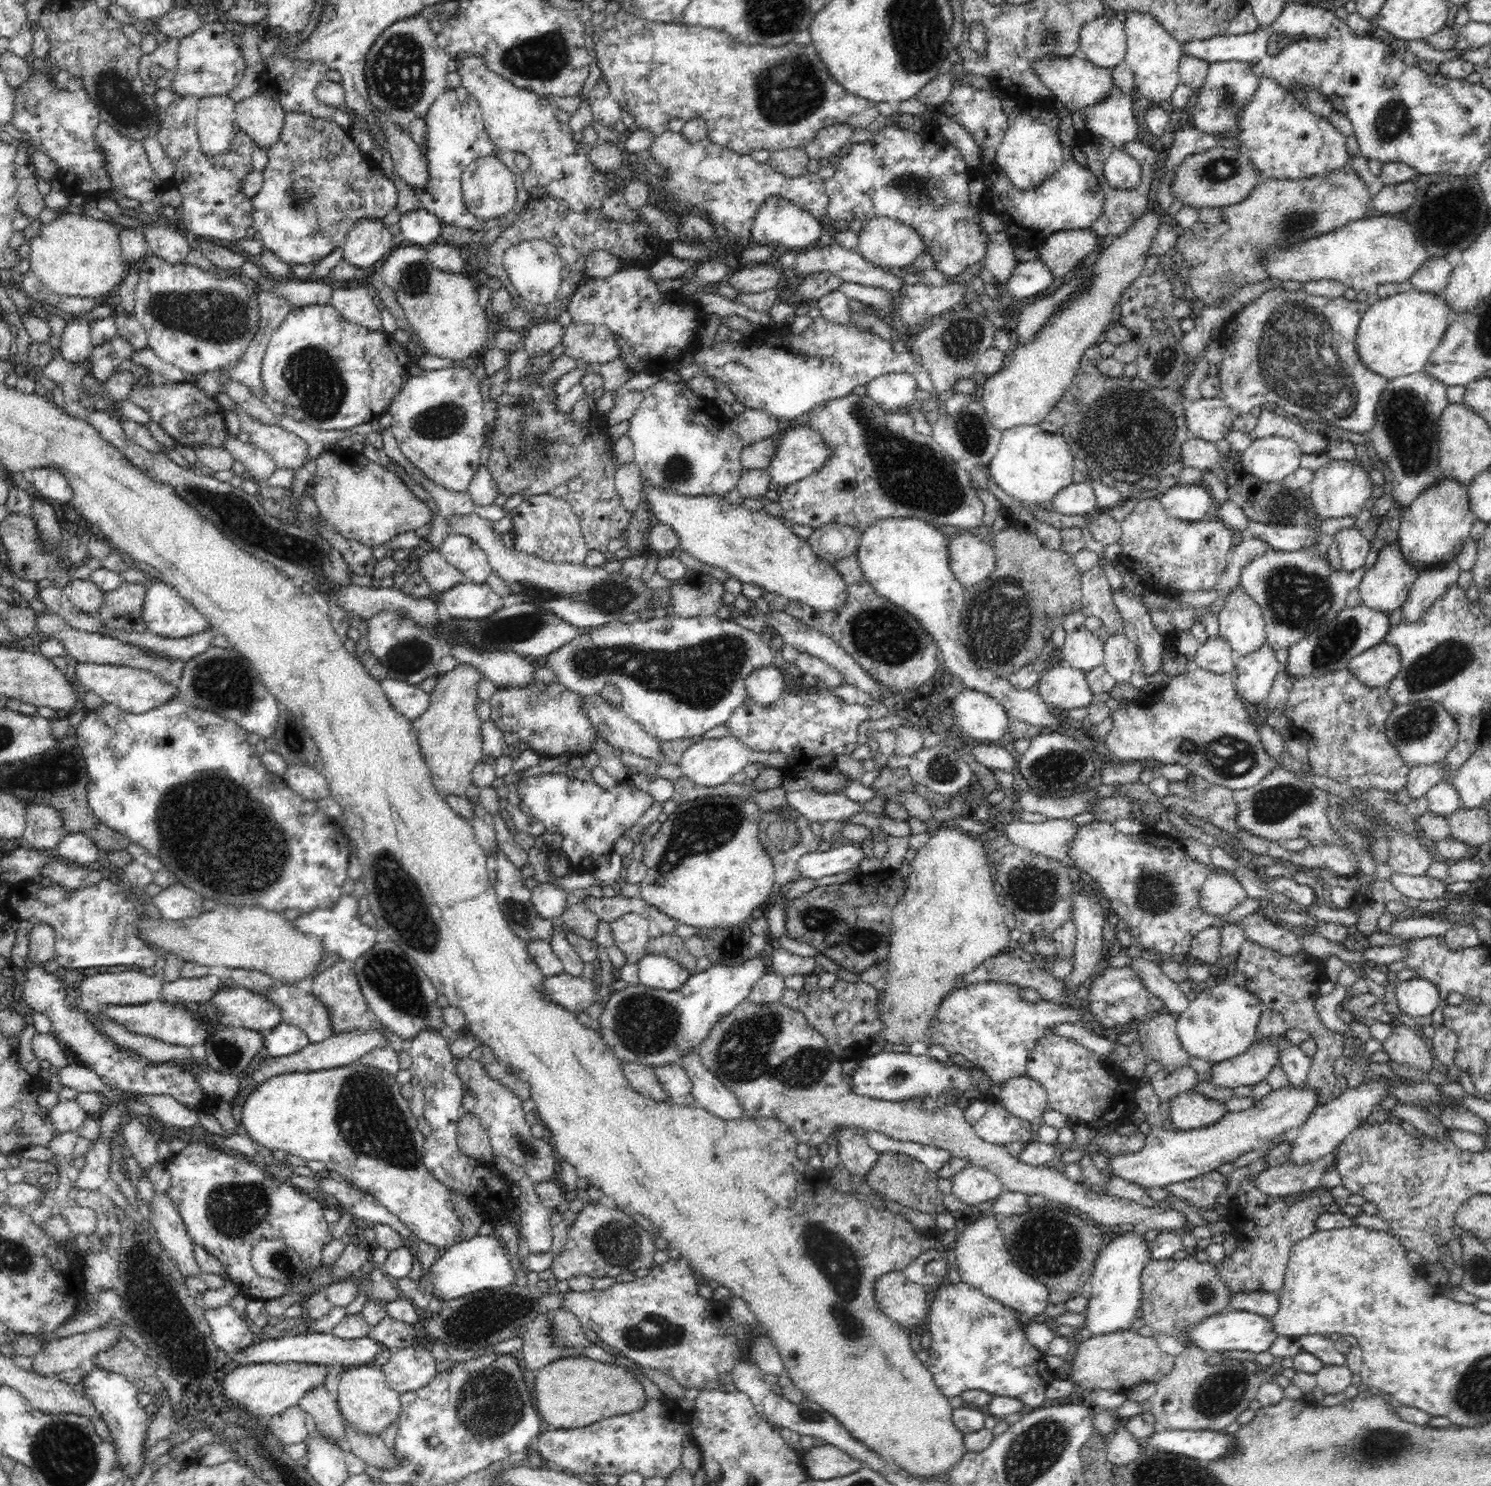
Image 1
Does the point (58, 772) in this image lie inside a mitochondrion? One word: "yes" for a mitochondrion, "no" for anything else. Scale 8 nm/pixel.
yes

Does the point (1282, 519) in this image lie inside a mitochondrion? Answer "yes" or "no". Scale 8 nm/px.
no

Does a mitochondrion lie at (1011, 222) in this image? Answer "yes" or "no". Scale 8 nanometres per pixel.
no

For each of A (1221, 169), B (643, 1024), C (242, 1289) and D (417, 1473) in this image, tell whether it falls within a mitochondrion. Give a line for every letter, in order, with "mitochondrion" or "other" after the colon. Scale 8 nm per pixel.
A: mitochondrion
B: mitochondrion
C: other
D: mitochondrion

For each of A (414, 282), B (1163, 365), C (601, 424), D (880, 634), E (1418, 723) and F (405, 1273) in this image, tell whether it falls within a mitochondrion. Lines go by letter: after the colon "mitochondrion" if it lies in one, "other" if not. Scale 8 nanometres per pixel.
A: mitochondrion
B: mitochondrion
C: other
D: mitochondrion
E: mitochondrion
F: other

